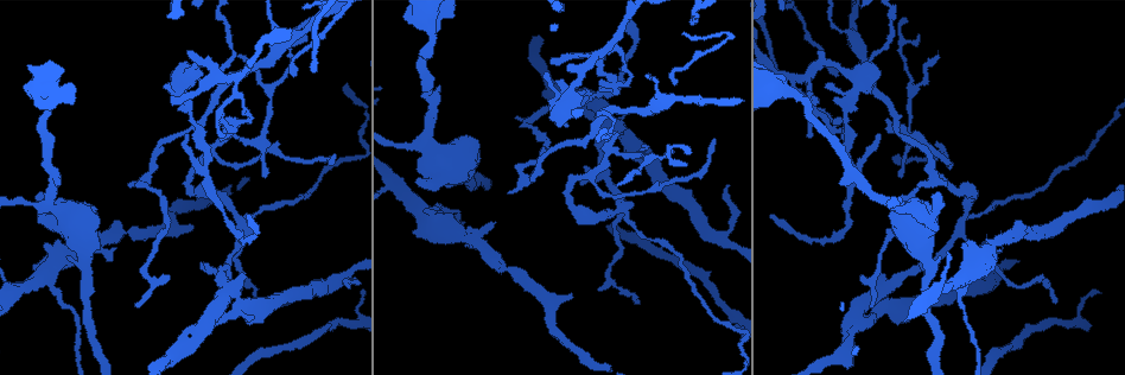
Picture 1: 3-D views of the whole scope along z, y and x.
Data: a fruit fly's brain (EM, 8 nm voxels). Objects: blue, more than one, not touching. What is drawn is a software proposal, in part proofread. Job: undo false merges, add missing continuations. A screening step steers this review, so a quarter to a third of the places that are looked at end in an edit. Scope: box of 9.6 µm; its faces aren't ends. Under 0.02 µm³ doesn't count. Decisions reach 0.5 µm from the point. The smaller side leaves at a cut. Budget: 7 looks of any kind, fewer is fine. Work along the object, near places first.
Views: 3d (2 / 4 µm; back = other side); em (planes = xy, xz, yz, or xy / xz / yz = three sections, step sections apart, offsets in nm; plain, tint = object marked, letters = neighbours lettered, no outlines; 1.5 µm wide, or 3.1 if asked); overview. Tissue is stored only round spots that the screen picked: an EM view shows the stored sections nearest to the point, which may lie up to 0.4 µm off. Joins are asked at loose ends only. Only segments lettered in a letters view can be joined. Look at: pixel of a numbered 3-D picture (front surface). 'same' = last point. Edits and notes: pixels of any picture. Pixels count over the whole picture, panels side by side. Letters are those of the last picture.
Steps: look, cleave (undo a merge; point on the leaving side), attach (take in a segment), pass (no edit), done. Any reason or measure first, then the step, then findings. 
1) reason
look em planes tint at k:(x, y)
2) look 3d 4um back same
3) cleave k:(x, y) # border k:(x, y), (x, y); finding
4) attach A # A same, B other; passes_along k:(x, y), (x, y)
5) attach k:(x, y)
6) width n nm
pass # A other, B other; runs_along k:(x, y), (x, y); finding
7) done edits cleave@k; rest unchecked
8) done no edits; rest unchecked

branch stops here
look em planes letters at 1:(937, 51)

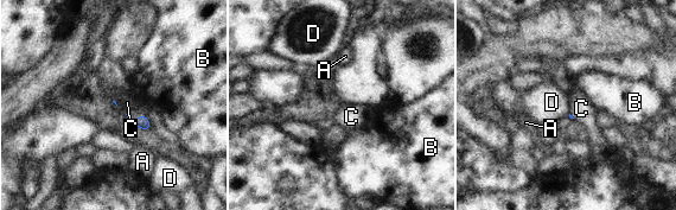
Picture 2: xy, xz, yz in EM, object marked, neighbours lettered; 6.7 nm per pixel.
longest_contact C 120 nm
attach C # A other, B other, C same, D other; the neuron continues

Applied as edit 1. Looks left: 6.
redraw
look overview

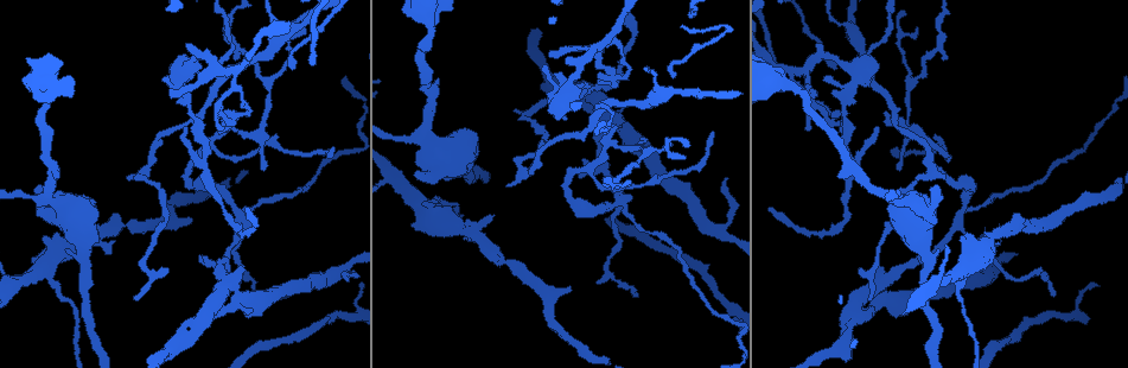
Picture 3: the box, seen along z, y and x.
branch stops here
look 3d 2um back at 3:(811, 128)

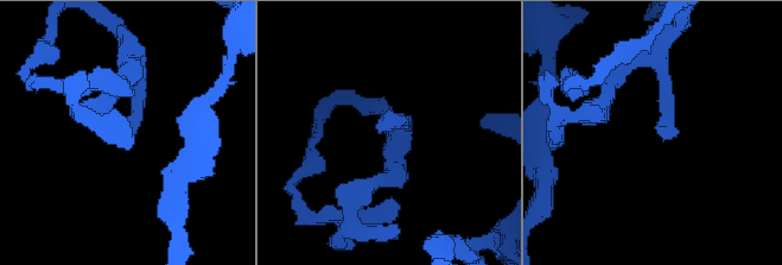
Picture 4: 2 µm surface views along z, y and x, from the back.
look em planes letters at 4:(655, 128)

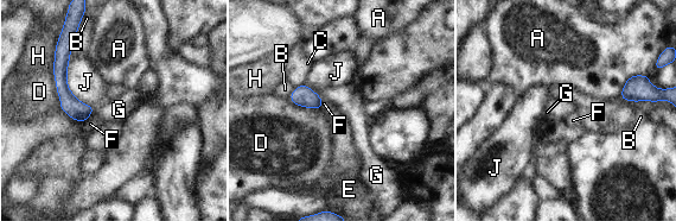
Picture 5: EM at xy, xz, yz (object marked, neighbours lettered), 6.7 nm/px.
pass # A other, B other, C other, D other, E other, F other, G other, H other, J other; border 5:(51, 69), (61, 106); no lettered segment goes on from it

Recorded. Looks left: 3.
an open end
look em planes letters at 3:(571, 286)

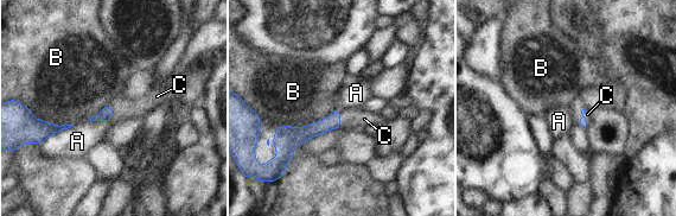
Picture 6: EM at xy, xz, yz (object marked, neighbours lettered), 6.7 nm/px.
attach C # A other, B other, C same; passes_along 6:(332, 121), (339, 126), (365, 118); it goes on there

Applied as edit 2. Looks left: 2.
done edits attach@2, attach@6; rest unchecked

